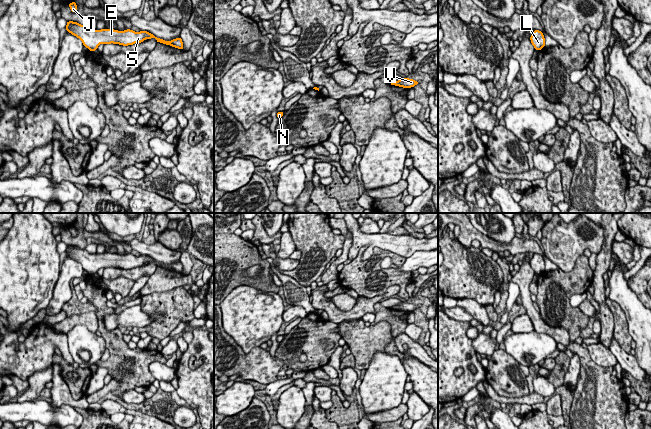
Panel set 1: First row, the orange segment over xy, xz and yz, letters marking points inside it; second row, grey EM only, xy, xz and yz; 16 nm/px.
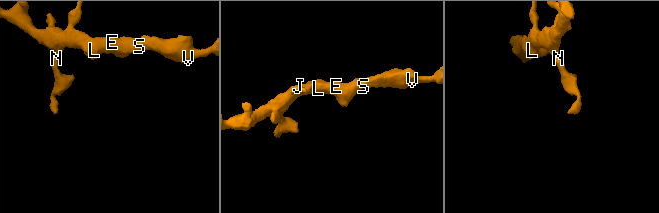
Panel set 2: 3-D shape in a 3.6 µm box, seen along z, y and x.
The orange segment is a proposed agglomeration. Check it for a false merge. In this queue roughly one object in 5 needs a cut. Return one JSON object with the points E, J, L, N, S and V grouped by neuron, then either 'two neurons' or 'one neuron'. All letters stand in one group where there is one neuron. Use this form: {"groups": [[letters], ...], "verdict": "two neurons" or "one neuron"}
{"groups": [["E", "J", "L", "N", "S", "V"]], "verdict": "one neuron"}

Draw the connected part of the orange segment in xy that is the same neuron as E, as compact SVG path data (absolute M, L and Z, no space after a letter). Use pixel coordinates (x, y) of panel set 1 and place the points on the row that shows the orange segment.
M67 21L66 31L79 38L83 46L88 48L91 52L95 51L100 44L105 45L113 43L128 46L144 42L145 39L149 40L151 38L155 38L157 43L160 42L184 50L183 41L180 37L171 41L165 41L147 31L135 32L131 29L126 29L124 31L114 29L90 30L86 25L81 25L73 21Z

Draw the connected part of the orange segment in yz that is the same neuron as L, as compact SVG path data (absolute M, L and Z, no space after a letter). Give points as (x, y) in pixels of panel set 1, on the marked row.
M540 30L533 31L532 35L530 36L530 41L536 51L539 51L545 47L545 38L543 32Z

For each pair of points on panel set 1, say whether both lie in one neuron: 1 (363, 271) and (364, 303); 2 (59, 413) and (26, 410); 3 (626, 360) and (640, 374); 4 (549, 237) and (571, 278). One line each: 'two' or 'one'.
1: two
2: one
3: one
4: two

